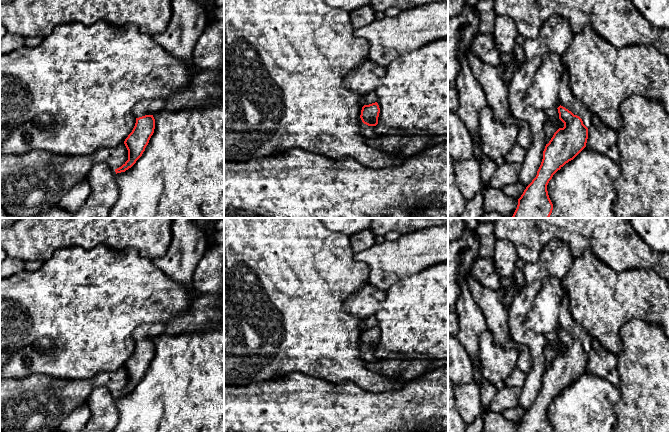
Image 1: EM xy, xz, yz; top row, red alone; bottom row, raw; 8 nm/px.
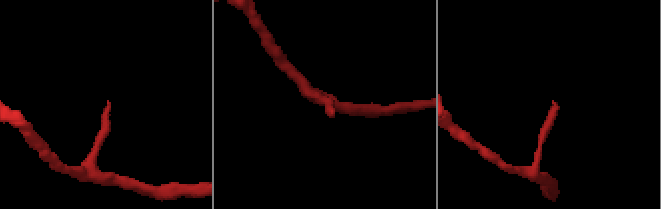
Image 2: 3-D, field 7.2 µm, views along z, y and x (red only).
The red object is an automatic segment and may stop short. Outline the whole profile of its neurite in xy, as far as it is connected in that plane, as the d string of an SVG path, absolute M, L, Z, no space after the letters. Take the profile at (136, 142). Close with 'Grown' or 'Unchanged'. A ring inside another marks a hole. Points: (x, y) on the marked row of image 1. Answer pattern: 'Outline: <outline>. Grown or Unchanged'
Outline: M146 99L133 107L136 123L132 132L125 139L124 144L128 150L128 160L119 168L116 174L131 168L142 156L155 129L153 115L164 109L167 99Z. Grown

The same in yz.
Outline: M564 64L563 66L558 92L561 105L557 109L564 127L559 128L546 144L537 175L518 199L512 218L549 218L553 210L547 191L549 181L586 147L593 115L572 94L569 74Z. Grown

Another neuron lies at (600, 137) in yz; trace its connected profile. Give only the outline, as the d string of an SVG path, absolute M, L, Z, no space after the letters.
M593 115L588 128L586 146L595 152L606 154L609 148L617 143L617 132L606 126L596 115Z

